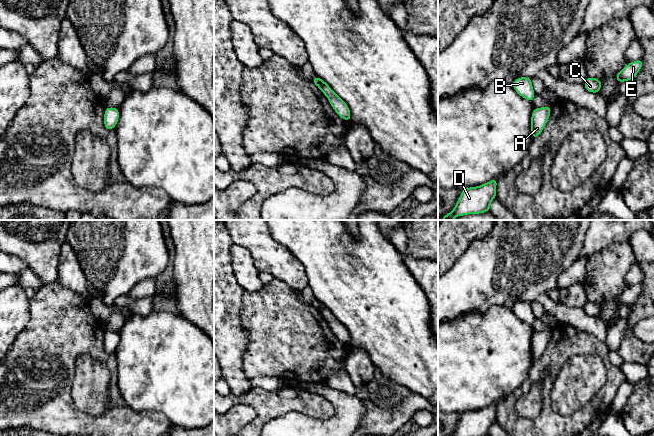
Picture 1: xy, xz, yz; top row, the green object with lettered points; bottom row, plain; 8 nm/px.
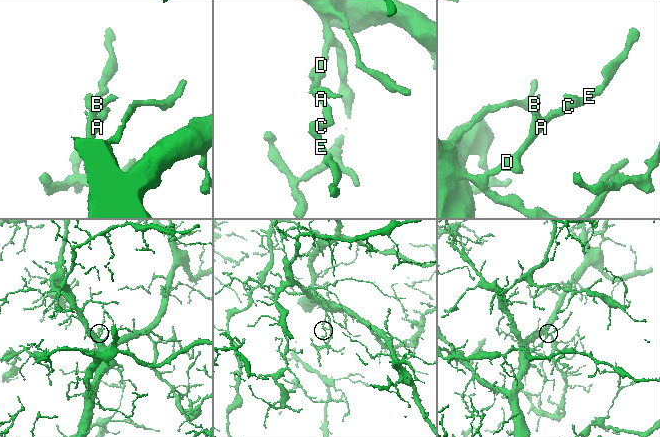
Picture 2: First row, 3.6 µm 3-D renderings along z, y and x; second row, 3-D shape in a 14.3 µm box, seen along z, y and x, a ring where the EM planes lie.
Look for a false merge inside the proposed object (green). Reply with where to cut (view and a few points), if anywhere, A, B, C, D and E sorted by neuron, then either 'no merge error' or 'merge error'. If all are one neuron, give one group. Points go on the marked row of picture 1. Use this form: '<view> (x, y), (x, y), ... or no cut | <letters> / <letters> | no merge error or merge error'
no cut | A B C D E | no merge error

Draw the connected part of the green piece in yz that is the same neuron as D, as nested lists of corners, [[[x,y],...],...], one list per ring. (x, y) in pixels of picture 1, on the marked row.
[[[495,178],[480,186],[463,189],[453,210],[441,219],[453,220],[457,216],[488,212],[492,200],[497,197],[497,182]]]

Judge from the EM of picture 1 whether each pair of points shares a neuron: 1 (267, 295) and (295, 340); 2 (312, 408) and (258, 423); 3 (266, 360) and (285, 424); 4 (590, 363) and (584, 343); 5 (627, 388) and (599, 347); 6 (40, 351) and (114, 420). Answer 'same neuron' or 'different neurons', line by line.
1: same neuron
2: same neuron
3: different neurons
4: different neurons
5: different neurons
6: same neuron

